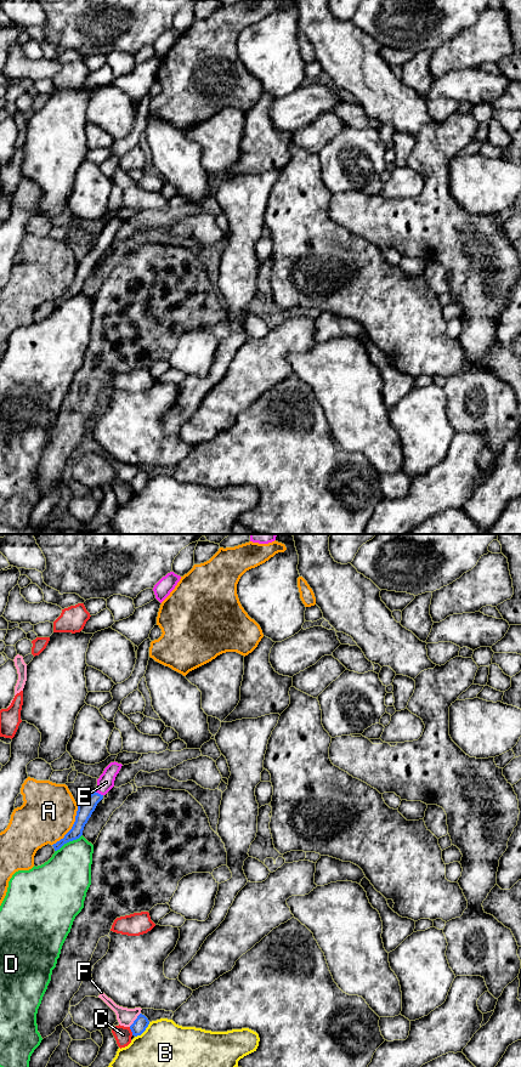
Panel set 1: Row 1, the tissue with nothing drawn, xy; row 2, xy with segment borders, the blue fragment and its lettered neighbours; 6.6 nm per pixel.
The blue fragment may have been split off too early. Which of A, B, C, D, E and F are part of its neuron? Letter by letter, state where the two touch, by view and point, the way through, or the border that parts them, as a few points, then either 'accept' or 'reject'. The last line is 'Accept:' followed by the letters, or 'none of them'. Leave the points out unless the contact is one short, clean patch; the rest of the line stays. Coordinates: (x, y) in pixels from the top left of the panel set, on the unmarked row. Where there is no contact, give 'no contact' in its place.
A: meets blue in xy at (72, 283); reject
B: meets blue in xy at (143, 487); reject
C: meets blue in xy at (131, 487); reject
D: meets blue in xy at (68, 298); reject
E: meets blue in xy at (97, 249); runs through xy (85, 265), (97, 249), (106, 238); accept
F: meets blue in xy at (135, 476); reject
Accept: E

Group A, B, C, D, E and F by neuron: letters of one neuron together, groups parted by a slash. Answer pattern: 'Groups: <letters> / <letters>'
Groups: A / B / C / D / E / F

